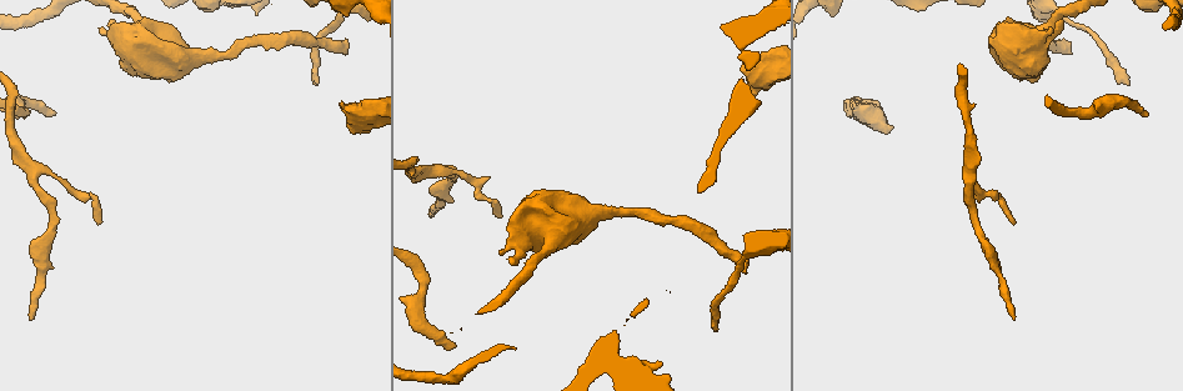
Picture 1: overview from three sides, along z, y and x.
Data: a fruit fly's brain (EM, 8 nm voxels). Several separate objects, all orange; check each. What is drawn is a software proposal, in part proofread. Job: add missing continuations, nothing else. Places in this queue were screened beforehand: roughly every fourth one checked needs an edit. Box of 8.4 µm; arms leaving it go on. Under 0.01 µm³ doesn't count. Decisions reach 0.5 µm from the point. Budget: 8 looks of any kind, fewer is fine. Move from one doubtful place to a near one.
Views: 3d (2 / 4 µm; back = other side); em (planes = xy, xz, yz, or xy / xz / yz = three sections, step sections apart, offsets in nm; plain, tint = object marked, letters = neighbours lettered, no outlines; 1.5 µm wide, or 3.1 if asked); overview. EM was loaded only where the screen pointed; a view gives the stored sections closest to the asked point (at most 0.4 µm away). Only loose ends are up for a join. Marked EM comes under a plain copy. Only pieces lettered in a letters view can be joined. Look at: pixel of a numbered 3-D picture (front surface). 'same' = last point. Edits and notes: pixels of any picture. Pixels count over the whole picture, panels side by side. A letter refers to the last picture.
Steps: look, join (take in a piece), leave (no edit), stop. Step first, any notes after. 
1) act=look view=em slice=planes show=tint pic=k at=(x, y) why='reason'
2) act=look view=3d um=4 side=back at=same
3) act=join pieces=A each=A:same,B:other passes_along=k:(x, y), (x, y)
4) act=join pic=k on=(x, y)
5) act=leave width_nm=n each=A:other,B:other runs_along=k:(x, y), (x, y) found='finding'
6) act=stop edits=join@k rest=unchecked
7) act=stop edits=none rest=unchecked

act=look view=em slice=planes show=letters pic=1 at=(344, 103) why='stops while still wide'

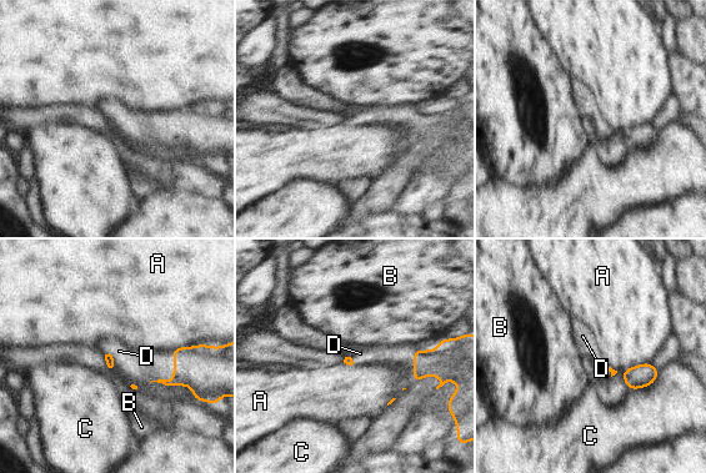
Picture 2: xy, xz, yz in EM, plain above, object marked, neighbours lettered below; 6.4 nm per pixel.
act=join pieces=D each=A:other,B:other,C:other,D:same passes_along=2:(109, 358), (110, 355), (119, 351) found='it goes on there'

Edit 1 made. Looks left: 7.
act=look view=em slice=planes show=letters pic=1 at=(1143, 115) why='branch stops here'

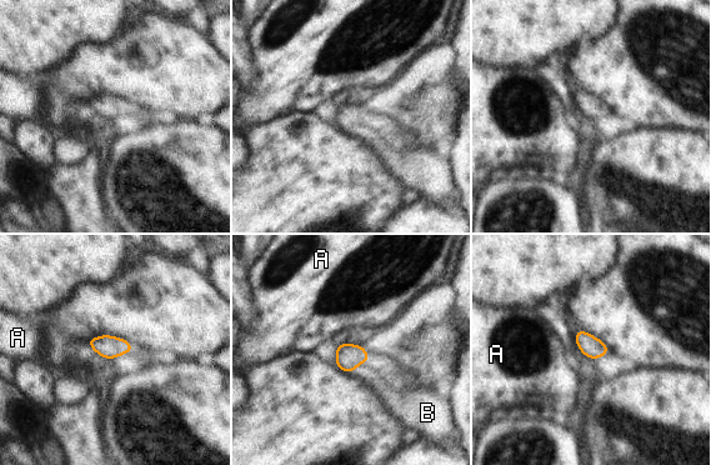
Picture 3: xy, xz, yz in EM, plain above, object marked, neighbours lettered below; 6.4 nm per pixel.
act=join pieces=B each=A:other,B:same passes_along=3:(349, 356), (361, 363), (384, 376) found='the neuron continues'

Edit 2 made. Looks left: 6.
act=look view=overview

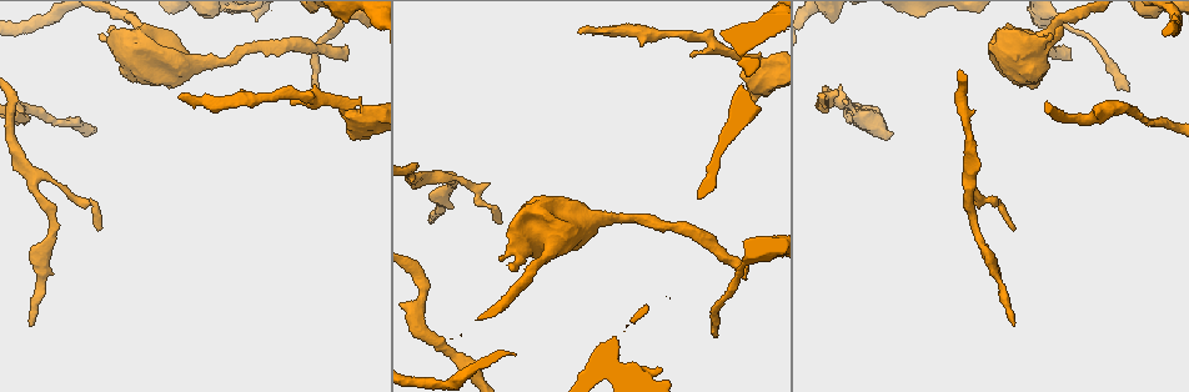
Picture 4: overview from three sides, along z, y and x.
act=look view=3d um=2 pic=4 at=(98, 231)

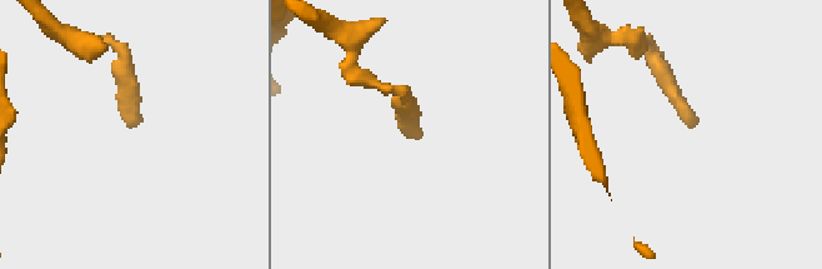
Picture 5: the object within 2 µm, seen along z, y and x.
act=look view=em slice=planes show=tint pic=5 at=(696, 124)

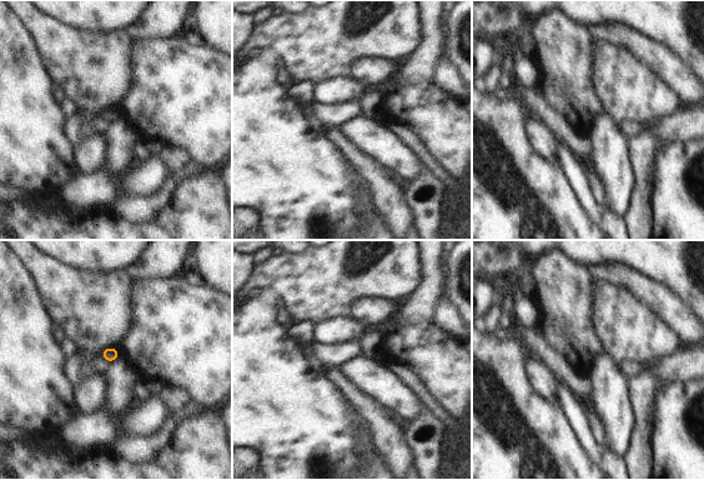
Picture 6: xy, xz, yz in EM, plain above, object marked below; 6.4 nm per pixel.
act=look view=em slice=planes show=letters at=same why='what lies round it'

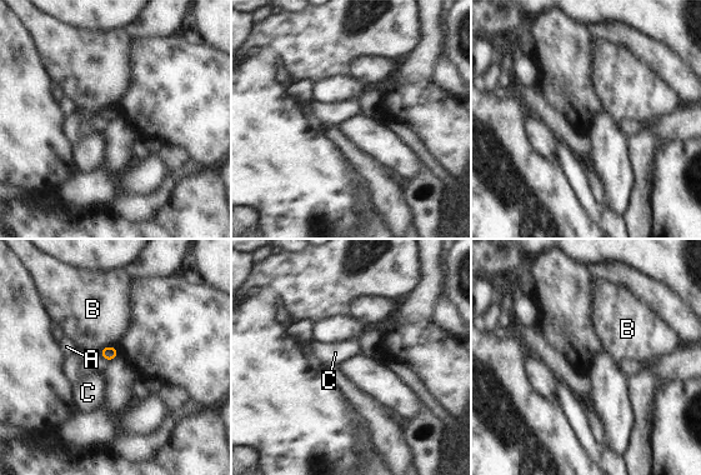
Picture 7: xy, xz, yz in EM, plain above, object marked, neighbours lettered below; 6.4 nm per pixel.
act=leave each=A:other,B:other,C:other found='none of them fits'

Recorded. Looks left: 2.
act=stop edits=join@2,join@3 rest=unchecked

